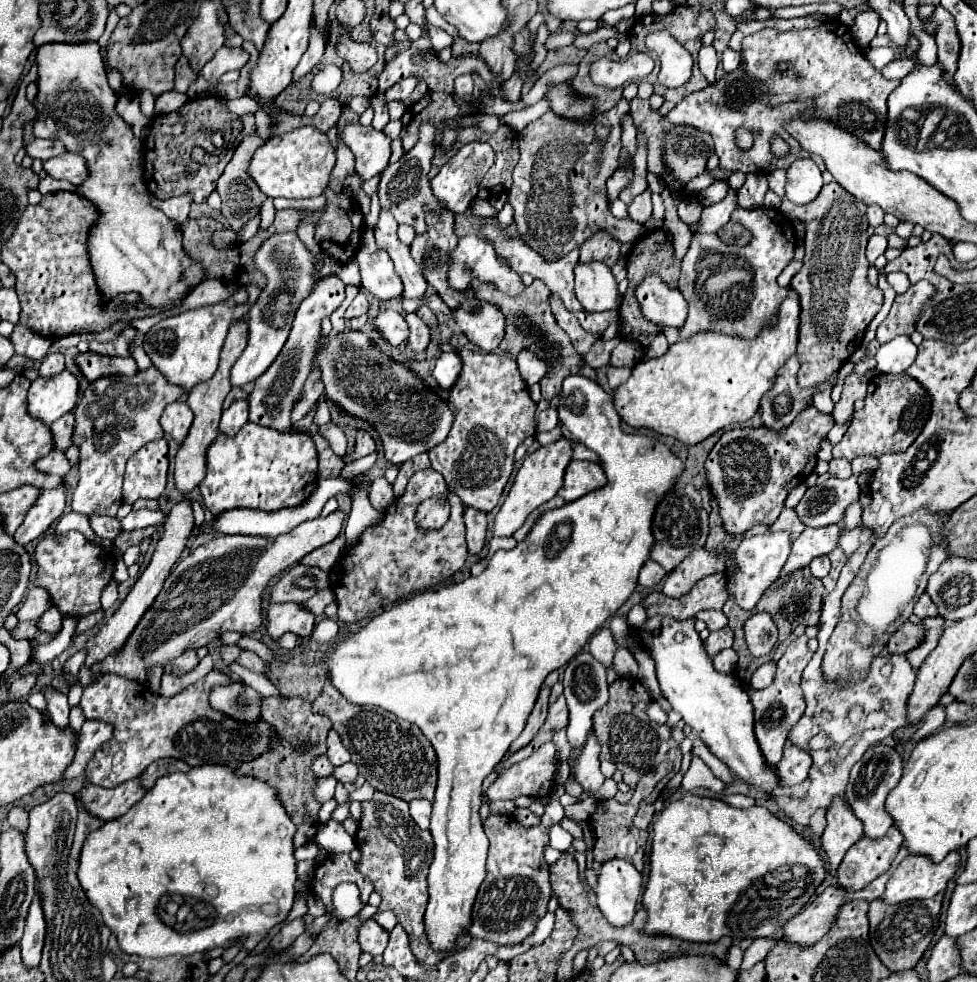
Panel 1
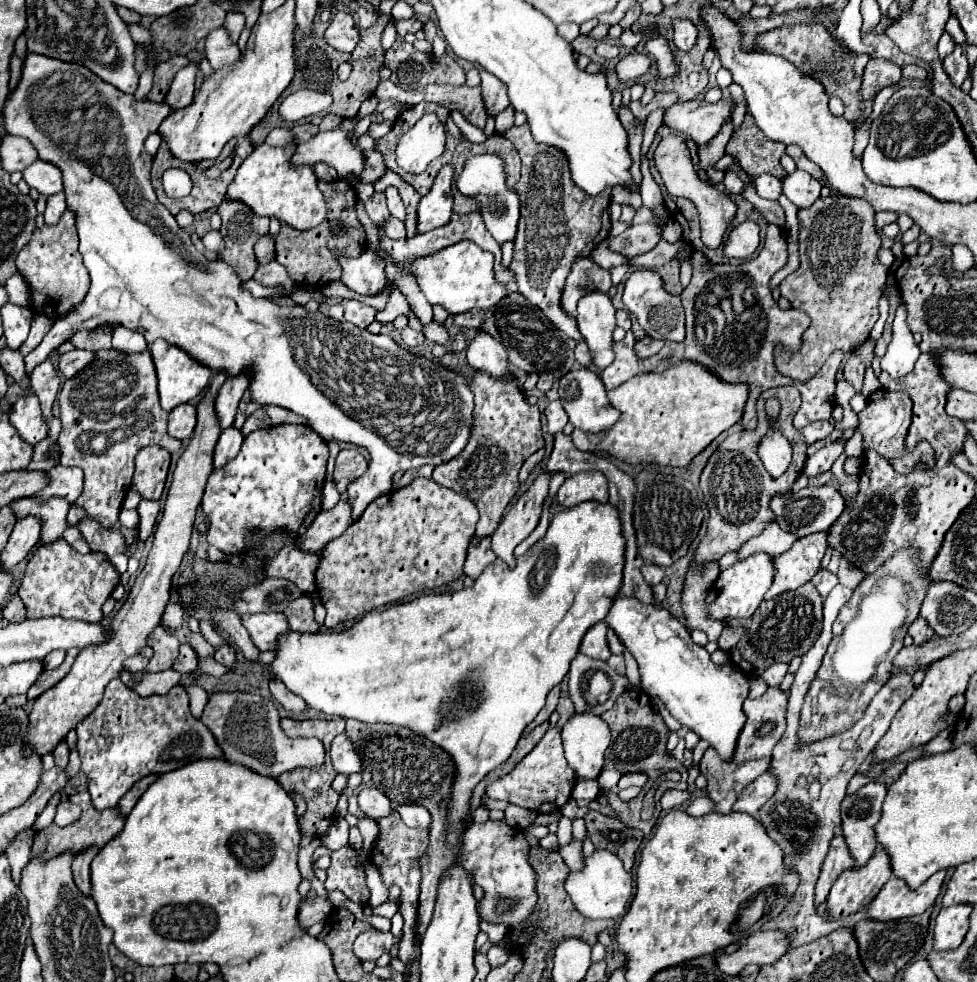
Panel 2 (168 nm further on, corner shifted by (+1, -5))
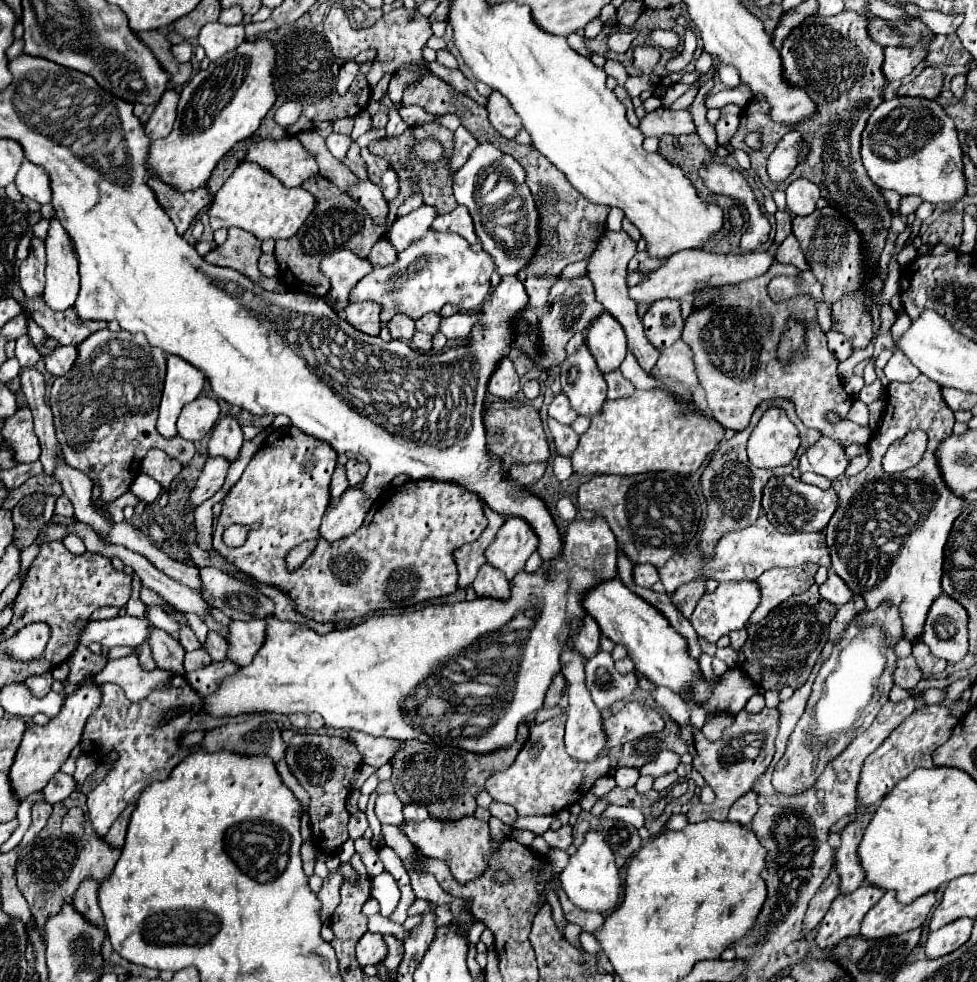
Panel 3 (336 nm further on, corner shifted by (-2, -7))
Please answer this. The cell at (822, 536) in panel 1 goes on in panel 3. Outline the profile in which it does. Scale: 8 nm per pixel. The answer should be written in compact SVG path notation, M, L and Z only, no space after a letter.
M801 566L795 568L779 568L779 570L767 570L759 576L759 586L761 586L761 604L753 612L749 622L759 622L763 620L777 604L785 602L789 596L805 592L815 580L813 574L817 570L803 570Z

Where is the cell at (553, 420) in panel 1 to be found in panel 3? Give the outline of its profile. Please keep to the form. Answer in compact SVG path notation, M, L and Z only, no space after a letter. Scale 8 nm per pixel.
M563 392L559 396L555 396L555 400L549 404L549 418L555 418L561 424L573 424L575 422L577 414L569 408L569 400Z

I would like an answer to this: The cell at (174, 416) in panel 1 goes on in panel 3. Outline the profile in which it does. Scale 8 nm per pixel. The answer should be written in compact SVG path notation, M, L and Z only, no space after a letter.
M199 396L189 402L177 420L177 434L191 442L201 440L219 420L219 404L215 398Z

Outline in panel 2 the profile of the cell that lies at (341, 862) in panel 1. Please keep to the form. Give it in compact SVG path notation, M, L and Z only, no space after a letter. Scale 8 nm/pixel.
M346 846L332 852L332 864L328 868L326 890L340 890L346 898L358 904L368 904L370 890L366 886L364 868L358 864L354 848Z

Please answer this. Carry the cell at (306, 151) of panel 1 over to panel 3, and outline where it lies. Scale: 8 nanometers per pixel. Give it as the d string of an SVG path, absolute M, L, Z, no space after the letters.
M241 162L239 168L215 194L215 202L209 208L211 228L239 226L257 238L291 238L305 224L315 210L315 196L303 188L287 188L273 174L267 174L255 162Z

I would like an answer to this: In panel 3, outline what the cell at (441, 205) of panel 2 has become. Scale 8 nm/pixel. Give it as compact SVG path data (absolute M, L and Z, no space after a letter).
M421 206L415 212L397 218L389 230L389 240L397 250L405 250L411 242L417 242L419 238L423 238L423 234L427 234L427 230L431 228L431 222L437 218L437 208L431 206Z

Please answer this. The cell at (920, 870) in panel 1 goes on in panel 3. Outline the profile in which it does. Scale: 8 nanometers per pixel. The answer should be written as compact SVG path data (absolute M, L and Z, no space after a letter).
M887 890L885 896L865 914L861 924L861 936L883 938L919 928L927 920L927 914L931 912L933 904L935 892L927 892L911 904L901 904L895 898L895 892Z

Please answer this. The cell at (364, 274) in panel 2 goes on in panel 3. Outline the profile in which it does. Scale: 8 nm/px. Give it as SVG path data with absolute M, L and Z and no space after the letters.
M337 250L323 258L321 272L331 280L329 294L337 314L349 304L349 292L355 288L355 282L359 282L371 270L371 262L367 258L355 256L351 250Z

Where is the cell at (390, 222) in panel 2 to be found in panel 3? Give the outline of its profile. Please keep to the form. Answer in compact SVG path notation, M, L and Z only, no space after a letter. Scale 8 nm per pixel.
M361 182L355 184L351 190L349 190L349 196L359 202L371 216L371 220L377 224L377 226L389 226L387 222L387 216L389 216L389 204L387 200L383 198L379 186L375 186L373 182Z

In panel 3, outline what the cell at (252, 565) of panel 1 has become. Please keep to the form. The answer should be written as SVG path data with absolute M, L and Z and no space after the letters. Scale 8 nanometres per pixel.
M347 488L339 500L331 502L323 514L321 536L327 540L339 540L353 534L365 520L371 502L361 488Z

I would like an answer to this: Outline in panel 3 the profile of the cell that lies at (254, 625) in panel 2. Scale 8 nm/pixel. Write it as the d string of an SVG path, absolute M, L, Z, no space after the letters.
M235 620L229 624L229 660L239 666L253 662L257 650L263 646L267 620Z

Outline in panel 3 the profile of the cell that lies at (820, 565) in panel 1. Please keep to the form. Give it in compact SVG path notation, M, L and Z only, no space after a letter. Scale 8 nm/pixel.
M833 570L829 572L829 578L819 588L821 588L821 596L825 600L829 600L831 604L835 604L835 606L841 606L841 604L849 602L851 596L853 596L849 586L845 586L843 578L839 578Z

